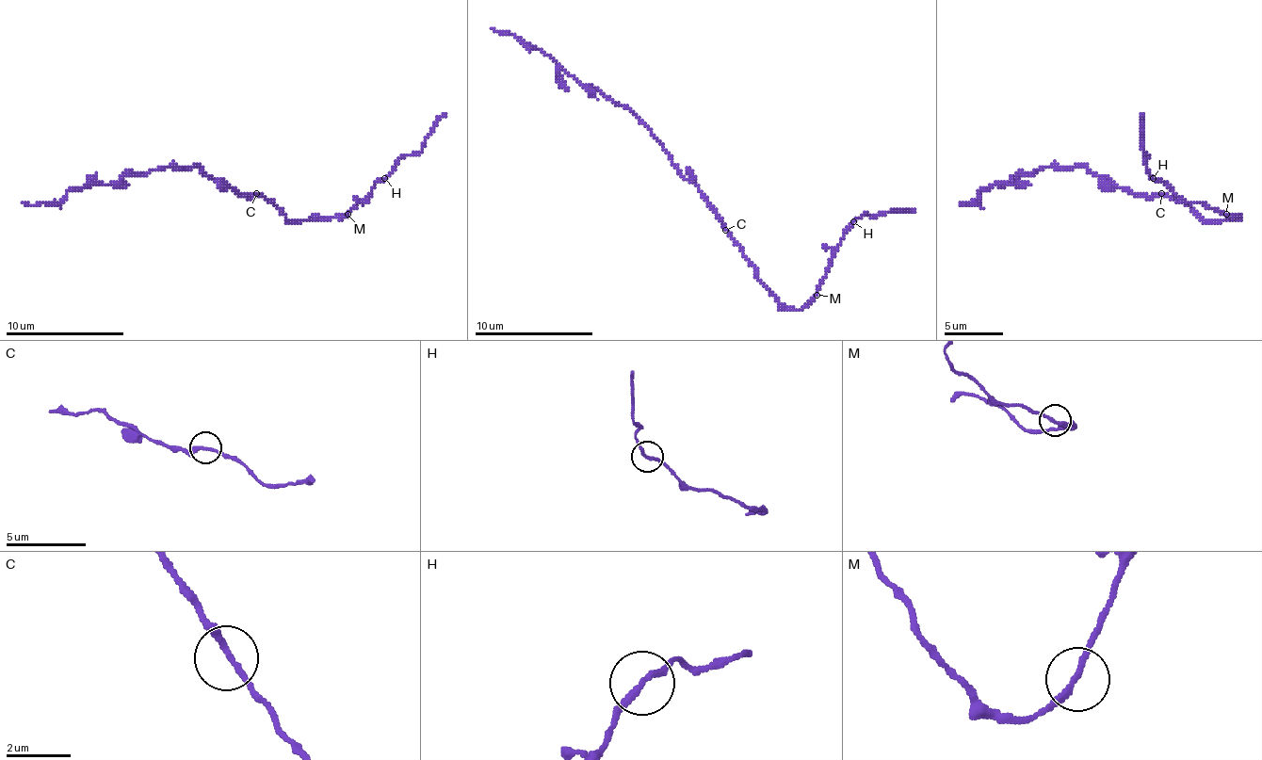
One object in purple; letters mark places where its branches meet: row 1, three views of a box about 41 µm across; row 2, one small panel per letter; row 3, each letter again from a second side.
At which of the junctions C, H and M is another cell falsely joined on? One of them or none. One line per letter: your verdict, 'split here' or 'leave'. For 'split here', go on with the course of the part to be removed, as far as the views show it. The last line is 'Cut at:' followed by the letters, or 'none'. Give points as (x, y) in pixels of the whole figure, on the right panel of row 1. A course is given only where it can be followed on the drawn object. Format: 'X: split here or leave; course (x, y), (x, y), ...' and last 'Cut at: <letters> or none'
C: leave
H: leave
M: leave
Cut at: none

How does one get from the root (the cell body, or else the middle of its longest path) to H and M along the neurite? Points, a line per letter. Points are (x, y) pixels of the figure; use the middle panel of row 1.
H: (725, 227), (754, 268), (757, 280), (787, 310), (800, 310), (817, 292), (832, 250), (852, 221)
M: (725, 227), (728, 235), (754, 268), (757, 280), (782, 304), (793, 310), (802, 310), (817, 295)

